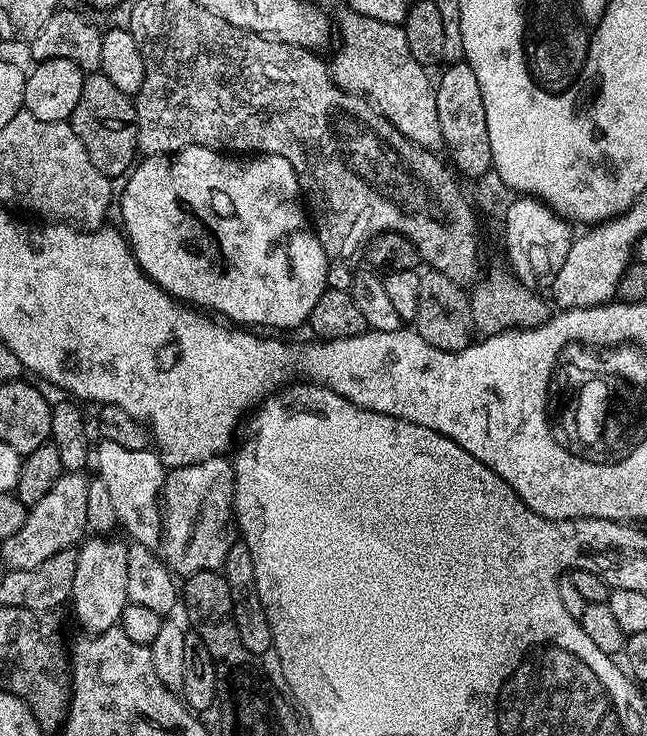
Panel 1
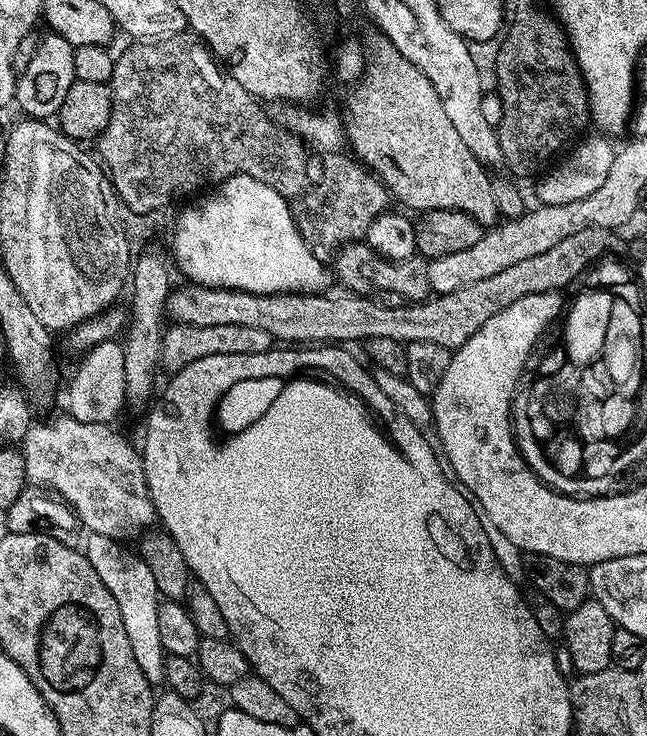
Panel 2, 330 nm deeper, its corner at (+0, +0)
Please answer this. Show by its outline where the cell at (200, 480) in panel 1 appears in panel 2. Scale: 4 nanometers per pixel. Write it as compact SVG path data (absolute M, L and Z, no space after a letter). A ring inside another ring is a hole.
M61 414L53 420L33 423L22 441L25 474L33 485L51 490L63 500L88 532L106 534L106 538L127 541L127 536L139 537L157 523L156 507L148 493L141 453L123 436L107 424L78 422L73 416Z

